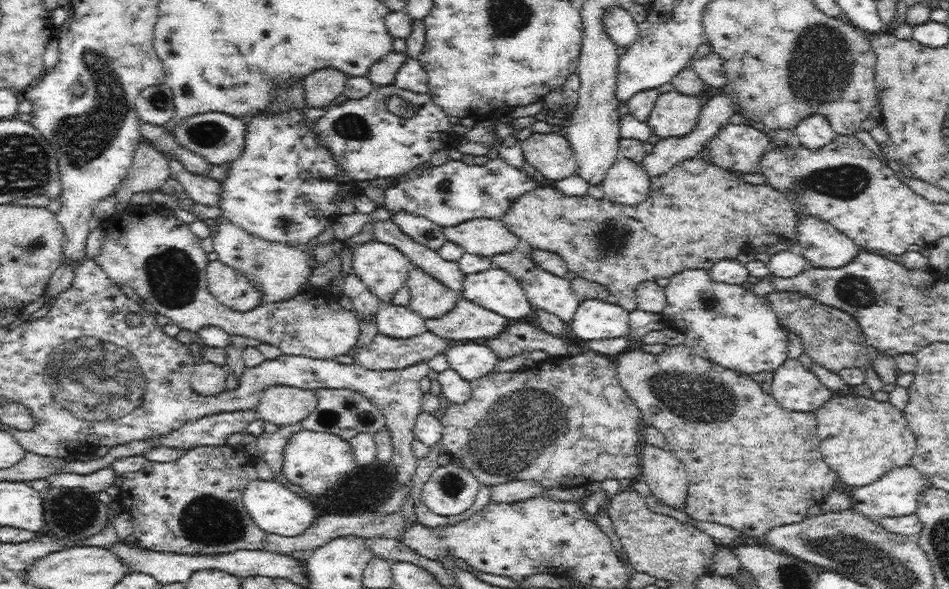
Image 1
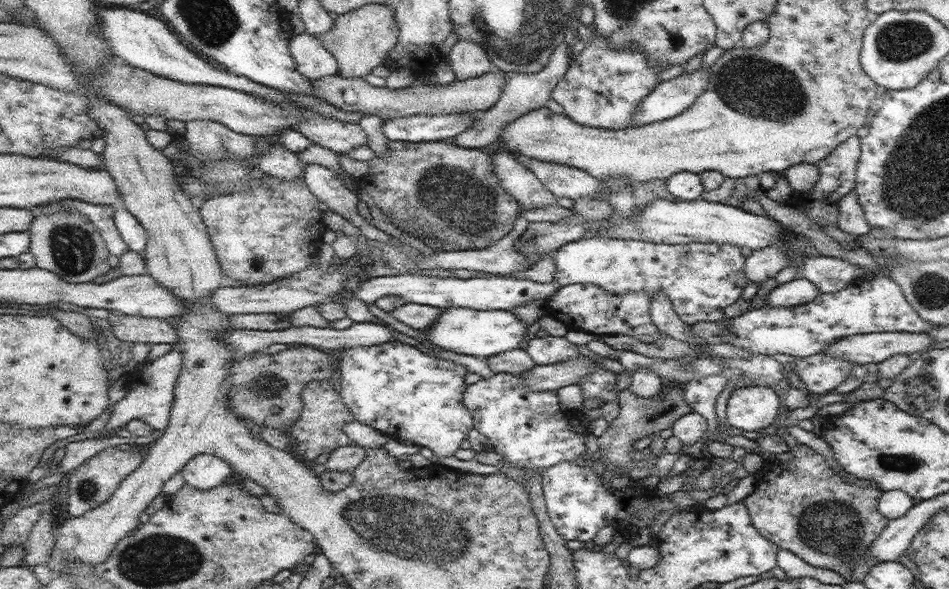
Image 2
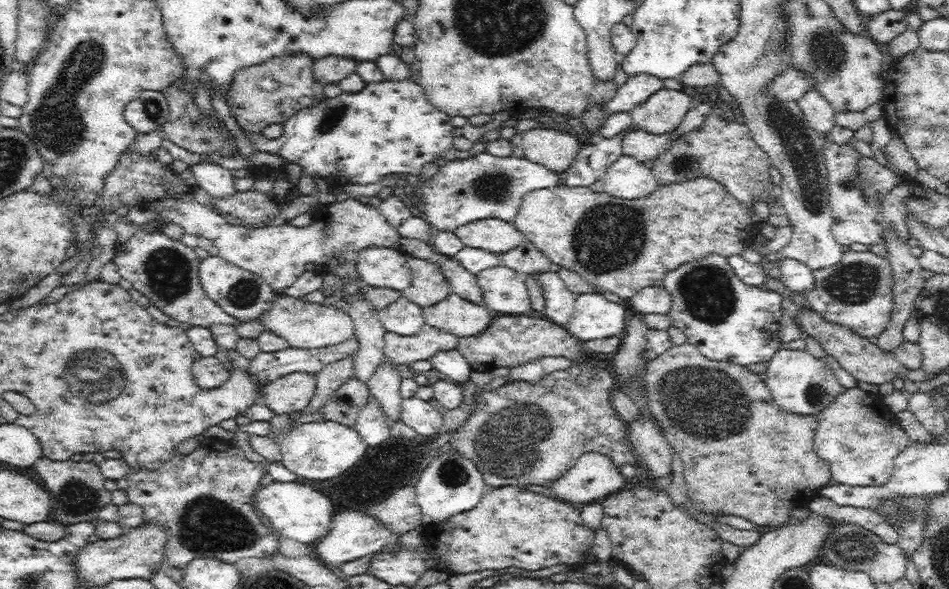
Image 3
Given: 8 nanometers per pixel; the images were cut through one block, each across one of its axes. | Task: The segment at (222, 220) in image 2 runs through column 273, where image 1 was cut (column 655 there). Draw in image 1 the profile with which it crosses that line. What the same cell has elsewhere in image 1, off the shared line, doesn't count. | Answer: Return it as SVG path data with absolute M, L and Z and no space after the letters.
M700 158L682 160L672 166L670 172L652 178L648 198L636 208L612 204L608 198L574 198L558 192L556 188L538 186L536 190L520 196L500 220L518 240L526 240L534 250L560 254L572 276L608 286L608 290L618 298L620 308L628 314L638 310L636 290L640 282L672 278L684 270L710 270L720 260L736 260L740 254L752 252L760 246L774 248L784 244L794 248L800 244L796 230L800 216L792 210L788 194L780 194L768 184L748 184L740 174L728 172Z

